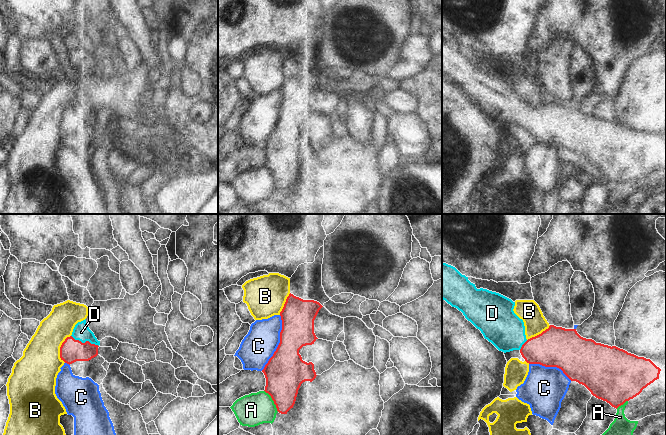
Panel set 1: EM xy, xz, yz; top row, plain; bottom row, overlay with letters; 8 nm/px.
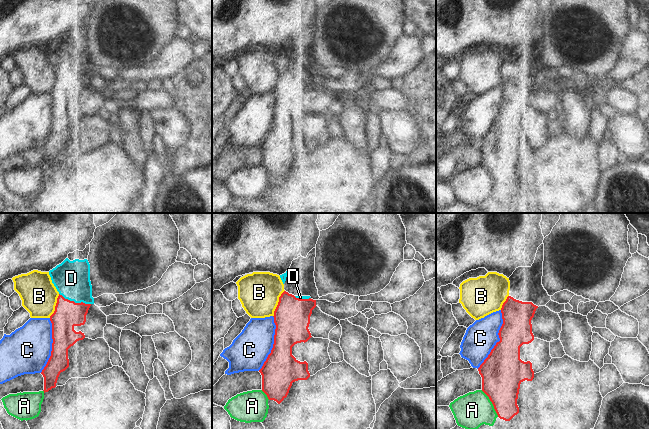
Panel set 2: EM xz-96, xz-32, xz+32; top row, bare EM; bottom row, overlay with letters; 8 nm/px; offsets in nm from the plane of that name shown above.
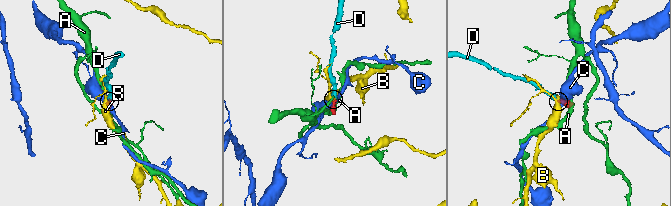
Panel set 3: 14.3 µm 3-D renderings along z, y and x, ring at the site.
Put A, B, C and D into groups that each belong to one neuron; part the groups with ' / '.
A / B / C / D

